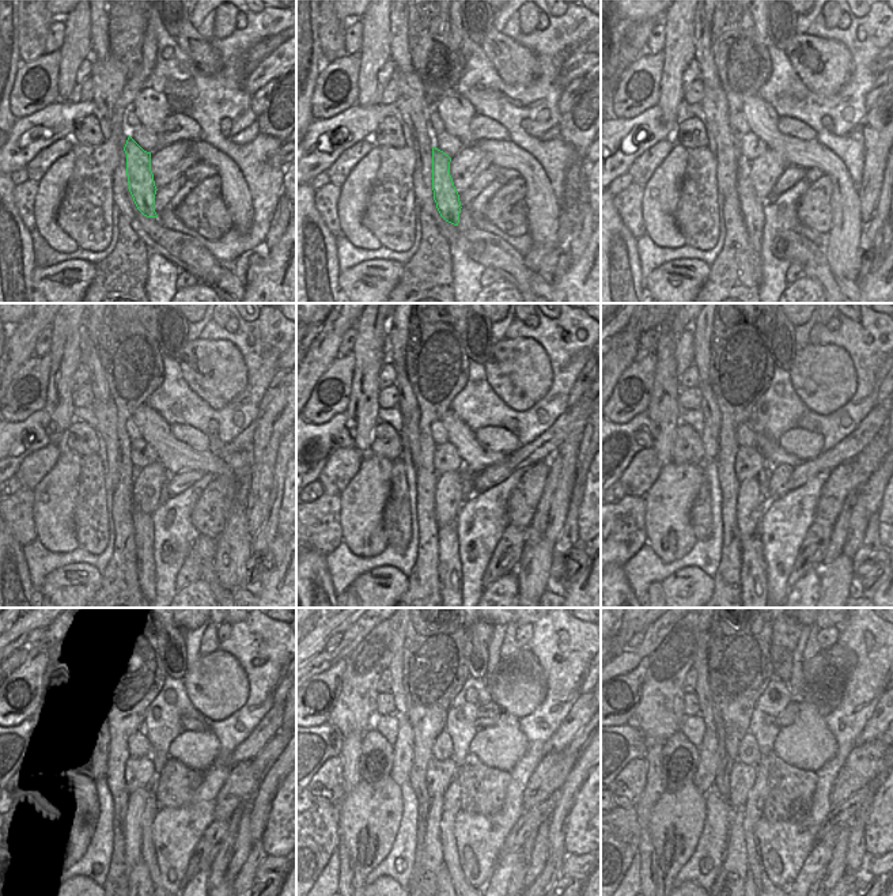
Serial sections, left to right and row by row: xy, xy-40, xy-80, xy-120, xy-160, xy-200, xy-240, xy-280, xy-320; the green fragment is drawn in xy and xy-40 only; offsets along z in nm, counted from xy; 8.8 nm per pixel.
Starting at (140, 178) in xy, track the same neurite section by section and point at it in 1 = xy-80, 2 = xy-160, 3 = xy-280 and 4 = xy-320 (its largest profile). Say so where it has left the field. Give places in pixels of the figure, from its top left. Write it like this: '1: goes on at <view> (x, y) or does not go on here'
1: goes on at xy-80 (752, 207)
2: goes on at xy-160 (449, 569)
3: goes on at xy-280 (443, 884)
4: goes on at xy-320 (749, 884)

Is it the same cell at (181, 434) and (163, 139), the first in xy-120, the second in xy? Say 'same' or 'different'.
same

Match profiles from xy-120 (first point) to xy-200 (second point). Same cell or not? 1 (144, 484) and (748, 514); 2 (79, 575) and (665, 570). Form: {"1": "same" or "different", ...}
{"1": "same", "2": "different"}

